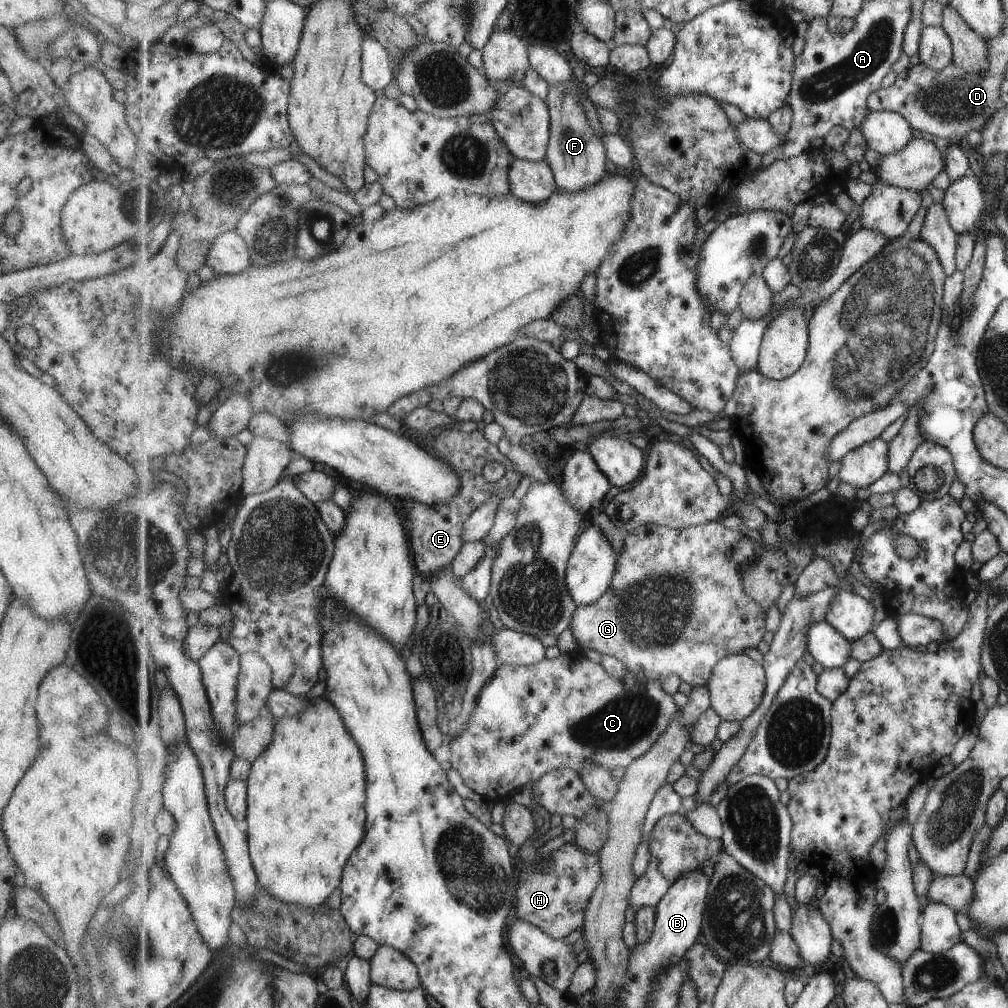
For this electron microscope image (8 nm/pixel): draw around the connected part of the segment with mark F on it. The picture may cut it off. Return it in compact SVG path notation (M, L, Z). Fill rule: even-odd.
M574 79L565 84L563 82L553 84L550 88L549 98L546 100L550 106L552 118L546 162L554 170L558 190L571 192L571 194L583 192L583 190L593 188L595 184L603 182L605 176L608 175L607 160L610 160L602 138L599 138L591 128L577 88L579 86Z

